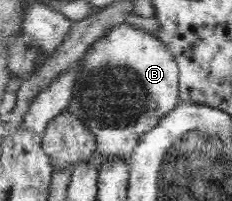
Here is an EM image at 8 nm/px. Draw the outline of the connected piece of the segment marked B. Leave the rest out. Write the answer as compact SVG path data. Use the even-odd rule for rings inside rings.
M125 23L110 28L107 36L86 52L65 112L85 121L95 135L97 154L103 159L123 158L128 163L141 136L179 103L175 57L155 34Z

